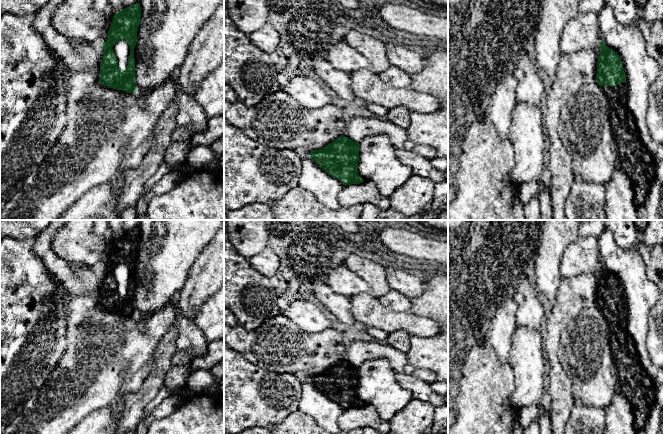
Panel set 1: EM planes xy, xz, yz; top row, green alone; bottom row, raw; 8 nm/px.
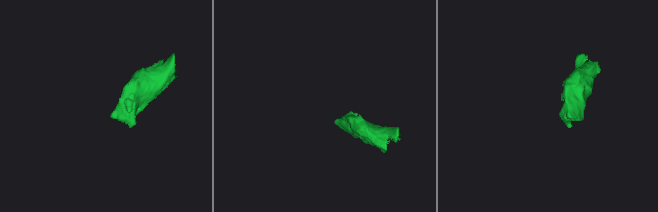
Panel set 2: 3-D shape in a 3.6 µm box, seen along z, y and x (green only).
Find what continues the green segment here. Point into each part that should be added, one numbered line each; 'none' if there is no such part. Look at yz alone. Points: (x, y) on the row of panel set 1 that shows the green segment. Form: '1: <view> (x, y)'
1: yz (633, 158)

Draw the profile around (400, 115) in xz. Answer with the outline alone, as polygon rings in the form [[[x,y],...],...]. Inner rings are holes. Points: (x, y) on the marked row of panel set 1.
[[[403,106],[389,109],[386,119],[407,130],[410,122],[411,111]]]

